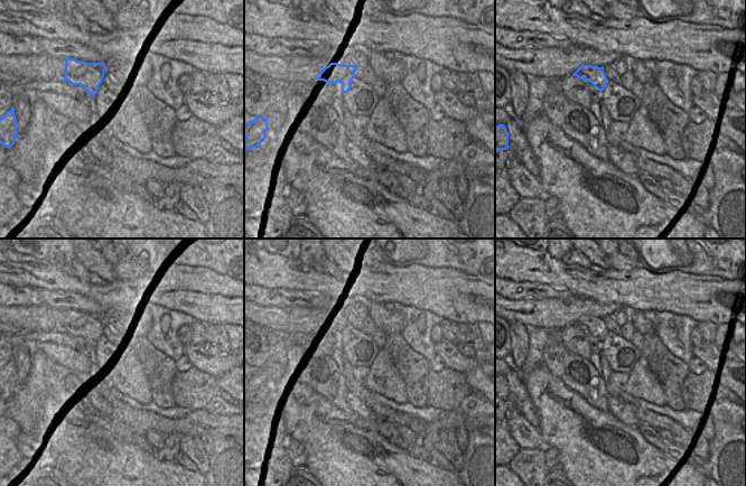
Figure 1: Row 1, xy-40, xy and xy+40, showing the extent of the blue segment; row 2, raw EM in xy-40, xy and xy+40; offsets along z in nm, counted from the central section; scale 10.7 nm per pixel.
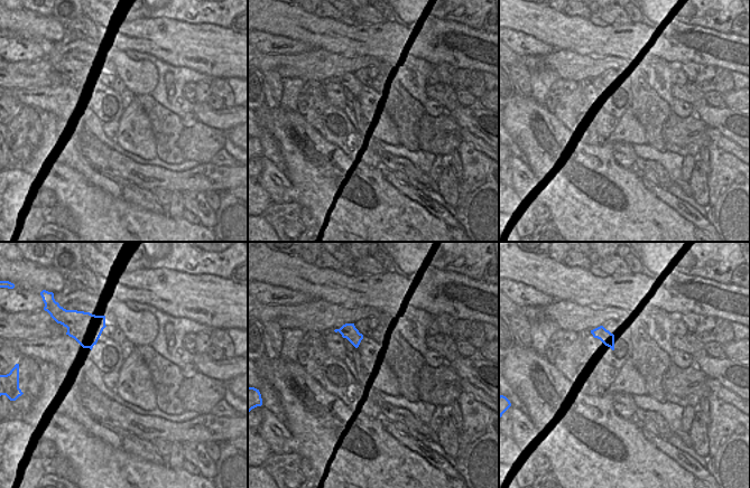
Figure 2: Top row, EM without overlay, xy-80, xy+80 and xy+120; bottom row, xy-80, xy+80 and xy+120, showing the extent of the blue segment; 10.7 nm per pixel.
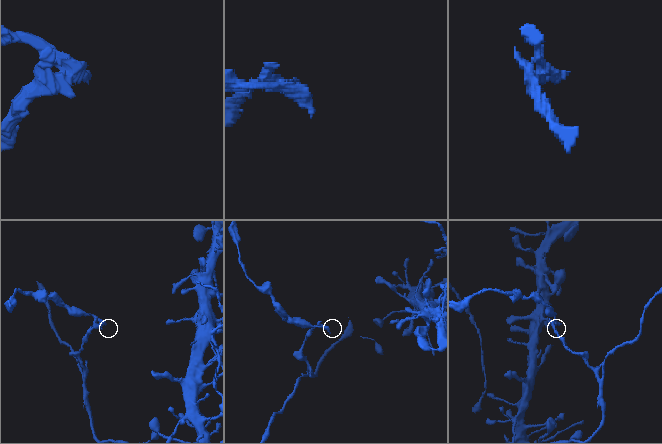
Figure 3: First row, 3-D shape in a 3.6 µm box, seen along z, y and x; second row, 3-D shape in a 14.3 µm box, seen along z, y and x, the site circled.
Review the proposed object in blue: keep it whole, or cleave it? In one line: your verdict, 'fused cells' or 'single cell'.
fused cells

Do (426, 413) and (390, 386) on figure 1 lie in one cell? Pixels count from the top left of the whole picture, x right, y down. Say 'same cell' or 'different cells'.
different cells

